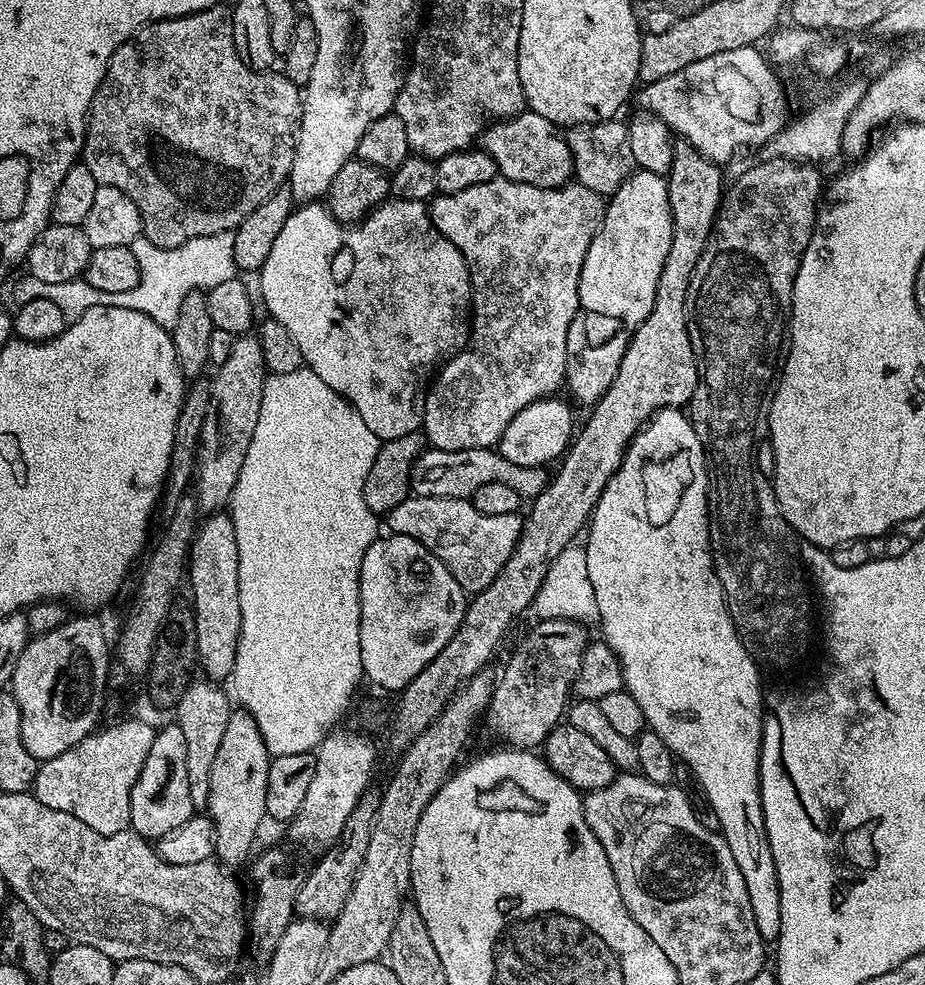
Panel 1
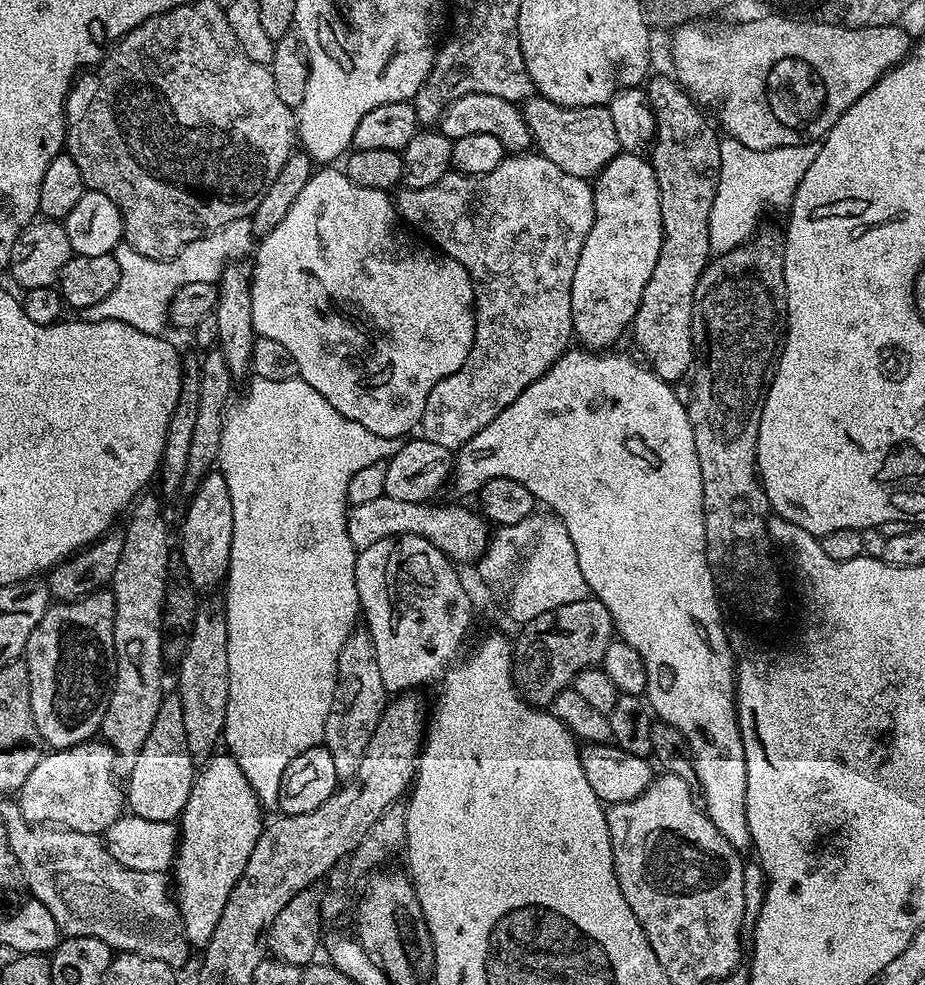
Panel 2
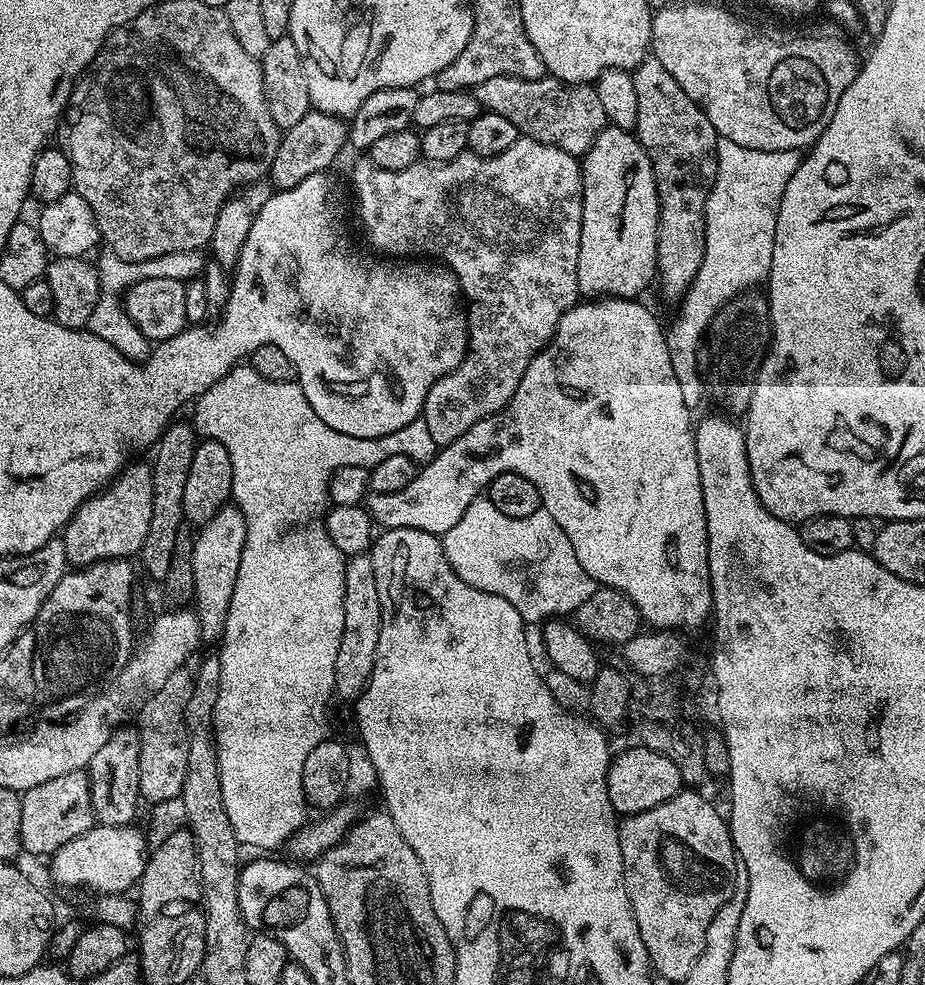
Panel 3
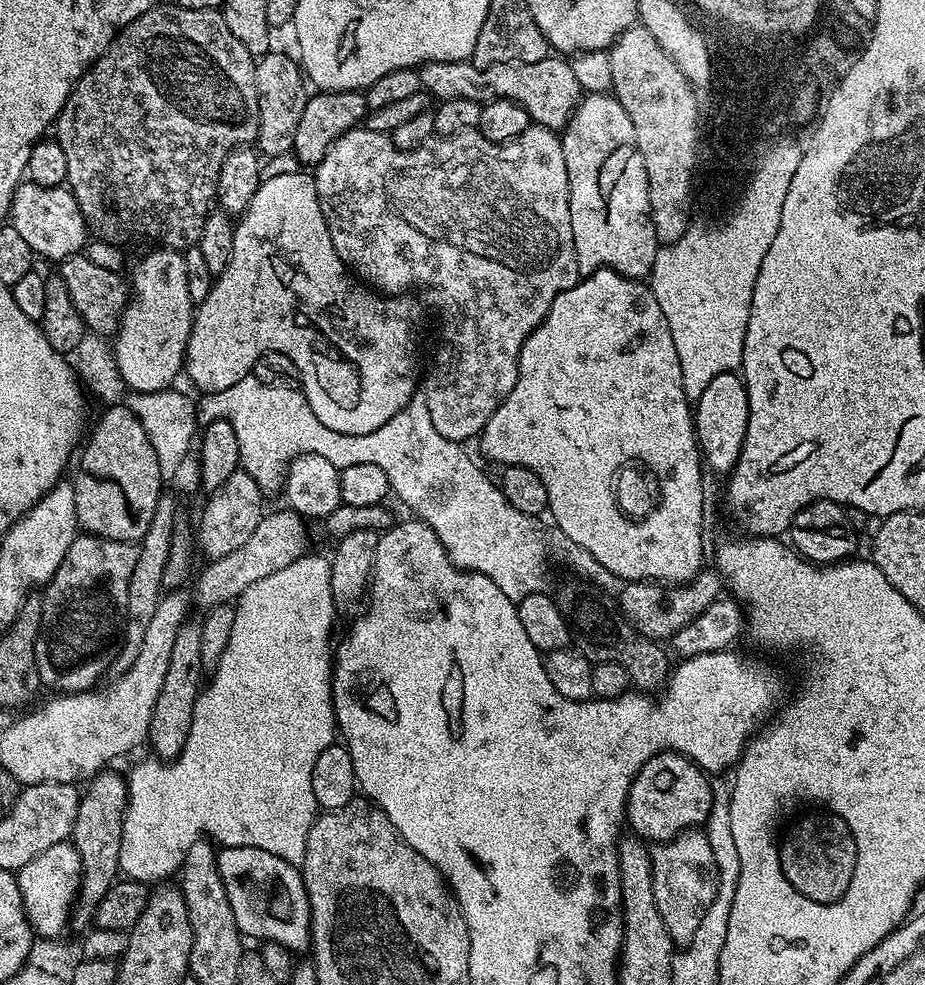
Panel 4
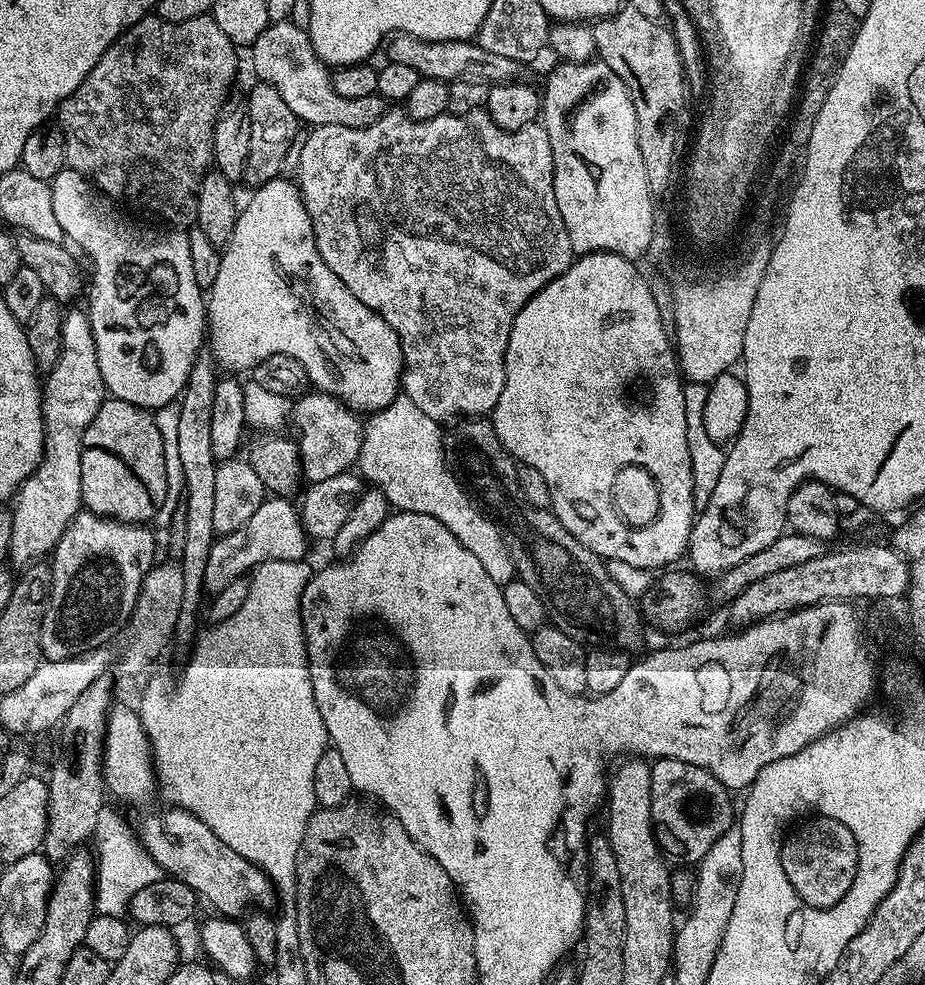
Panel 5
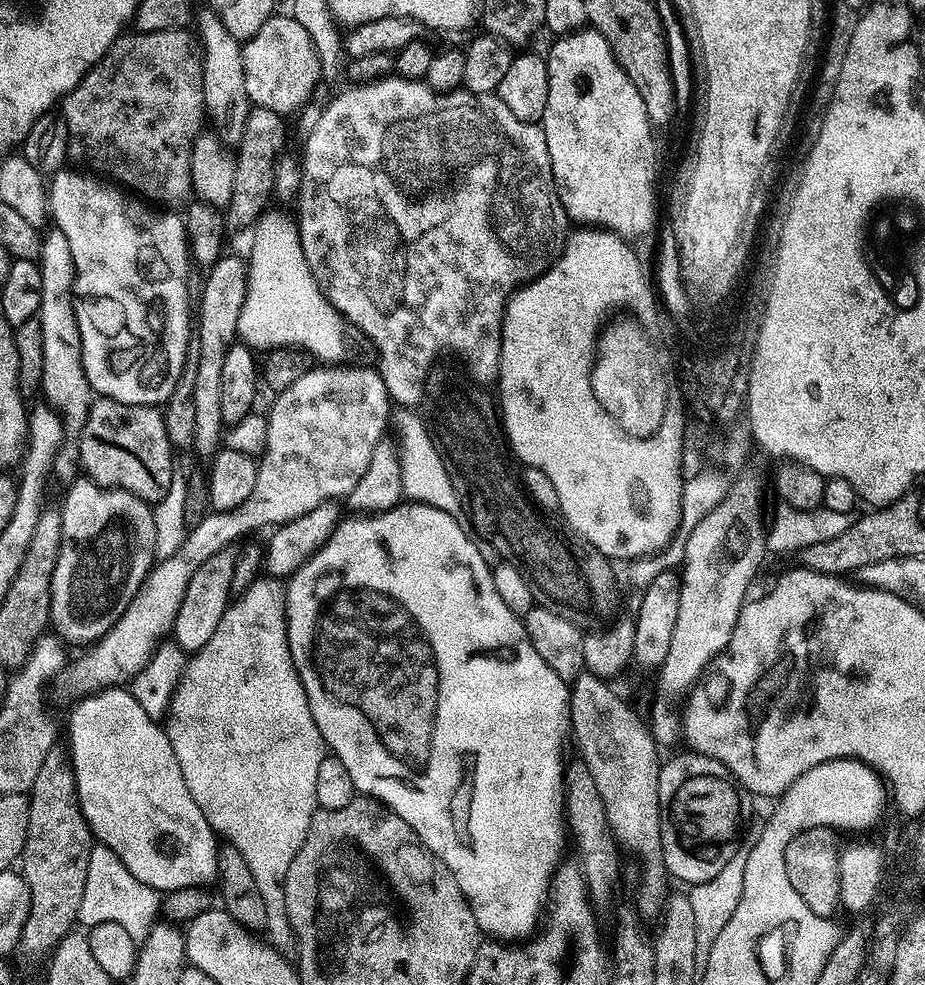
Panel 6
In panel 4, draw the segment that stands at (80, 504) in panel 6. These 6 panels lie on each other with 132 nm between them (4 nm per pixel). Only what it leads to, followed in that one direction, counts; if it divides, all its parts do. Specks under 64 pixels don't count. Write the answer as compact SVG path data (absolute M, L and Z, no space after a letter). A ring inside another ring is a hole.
M91 534L77 535L74 542L70 542L70 550L66 550L66 558L62 558L62 566L52 575L42 592L44 609L42 610L42 622L40 623L40 636L36 639L36 661L38 662L38 674L40 683L45 689L53 688L56 694L71 694L74 692L86 692L97 687L96 684L111 669L114 658L120 652L124 644L124 619L126 618L126 590L130 590L130 574L134 574L134 562L138 562L139 547L135 543L127 544L117 540L107 540L101 536Z

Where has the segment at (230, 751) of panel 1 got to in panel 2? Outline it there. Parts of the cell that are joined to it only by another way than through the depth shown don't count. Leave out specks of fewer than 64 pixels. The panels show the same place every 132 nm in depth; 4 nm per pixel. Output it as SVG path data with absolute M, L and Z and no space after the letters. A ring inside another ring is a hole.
M213 754L203 761L192 784L190 798L186 798L184 811L178 817L180 843L176 845L174 861L174 899L180 912L180 927L192 946L206 946L210 942L214 926L218 926L218 918L222 918L222 910L226 910L226 898L230 898L230 890L234 890L238 878L242 878L242 870L246 870L246 862L250 862L250 854L254 854L254 846L266 823L260 800L246 774L242 774L242 766L238 766L232 755L220 755Z

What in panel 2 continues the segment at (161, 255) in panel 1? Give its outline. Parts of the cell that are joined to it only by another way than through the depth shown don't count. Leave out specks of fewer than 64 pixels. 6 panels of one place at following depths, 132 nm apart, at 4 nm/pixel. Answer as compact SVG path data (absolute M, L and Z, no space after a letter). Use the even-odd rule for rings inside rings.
M251 217L246 219L234 219L218 230L212 231L210 234L188 243L179 251L179 254L172 256L168 260L146 258L145 255L139 254L139 252L124 241L120 241L112 253L120 268L119 282L116 290L112 291L102 302L81 309L80 318L90 322L106 320L122 321L126 322L127 325L133 325L135 329L142 330L143 333L161 335L165 331L164 328L168 326L168 308L174 294L176 294L184 284L190 284L190 282L217 283L226 263L241 259L244 257L242 255L248 250L249 252L251 251L252 245L250 246L250 244L254 242L252 232L253 226Z

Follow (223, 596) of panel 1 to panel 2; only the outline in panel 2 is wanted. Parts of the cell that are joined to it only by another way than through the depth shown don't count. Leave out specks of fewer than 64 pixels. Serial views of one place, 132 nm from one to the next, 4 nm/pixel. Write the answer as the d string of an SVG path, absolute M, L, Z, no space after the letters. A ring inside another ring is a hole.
M218 470L206 473L192 496L187 497L186 504L188 509L180 524L178 555L184 560L188 582L197 590L219 589L228 575L230 546L234 538L234 510L230 506L230 490L224 475Z

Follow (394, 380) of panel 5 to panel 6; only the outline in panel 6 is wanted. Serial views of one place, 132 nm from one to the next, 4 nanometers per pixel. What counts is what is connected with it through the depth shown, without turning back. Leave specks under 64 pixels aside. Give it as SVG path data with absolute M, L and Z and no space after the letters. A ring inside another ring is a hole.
M273 210L265 211L264 215L256 221L252 236L252 253L246 256L246 263L248 266L248 289L246 296L242 302L242 312L238 314L238 336L243 343L247 344L253 350L271 350L274 348L302 348L304 351L309 352L317 361L323 362L328 366L352 366L363 358L367 352L370 352L370 341L365 336L364 331L358 326L350 323L340 311L336 309L331 302L326 298L324 289L320 287L320 283L314 278L314 274L310 270L310 266L306 262L306 258L302 254L302 246L300 245L300 230L295 219L292 220L288 216L283 216L280 212L272 212Z

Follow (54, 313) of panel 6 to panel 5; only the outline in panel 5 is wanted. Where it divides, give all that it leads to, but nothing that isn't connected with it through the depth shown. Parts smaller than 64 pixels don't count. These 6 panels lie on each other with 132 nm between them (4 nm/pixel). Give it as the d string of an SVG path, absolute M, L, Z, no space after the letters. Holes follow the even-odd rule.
M69 307L64 313L62 350L54 370L47 373L42 384L44 457L40 465L24 479L10 508L12 529L8 554L11 563L19 566L43 561L51 554L76 513L81 511L82 434L86 434L86 426L94 422L106 399L88 313L83 307L76 307Z

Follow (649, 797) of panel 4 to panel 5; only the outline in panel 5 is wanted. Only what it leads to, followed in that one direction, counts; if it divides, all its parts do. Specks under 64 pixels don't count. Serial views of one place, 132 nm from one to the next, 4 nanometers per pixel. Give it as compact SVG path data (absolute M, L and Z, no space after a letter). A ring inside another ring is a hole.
M660 758L652 764L652 773L650 774L650 810L652 811L652 826L656 833L656 843L660 845L661 853L672 856L685 856L692 862L698 862L703 858L710 846L714 846L714 842L718 842L718 838L722 838L722 834L726 834L726 830L733 827L734 812L732 816L732 796L733 793L722 782L718 782L718 778L714 778L714 774L710 774L706 770L702 770L698 766L690 766L690 762L678 762L674 758Z

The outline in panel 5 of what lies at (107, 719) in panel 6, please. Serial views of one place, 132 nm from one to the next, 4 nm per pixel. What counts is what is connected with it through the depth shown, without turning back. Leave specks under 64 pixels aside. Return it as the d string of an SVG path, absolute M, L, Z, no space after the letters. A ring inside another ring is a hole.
M115 705L108 713L104 738L104 781L107 791L134 804L146 803L157 793L158 781L151 744L141 724L139 713L132 707ZM175 806L165 809L165 812L148 815L138 828L138 836L146 853L169 877L181 880L201 901L208 900L209 906L217 908L220 911L217 913L224 918L243 917L253 906L268 906L264 904L274 900L274 885L257 864L242 858L242 854L234 854L234 850L194 814Z

